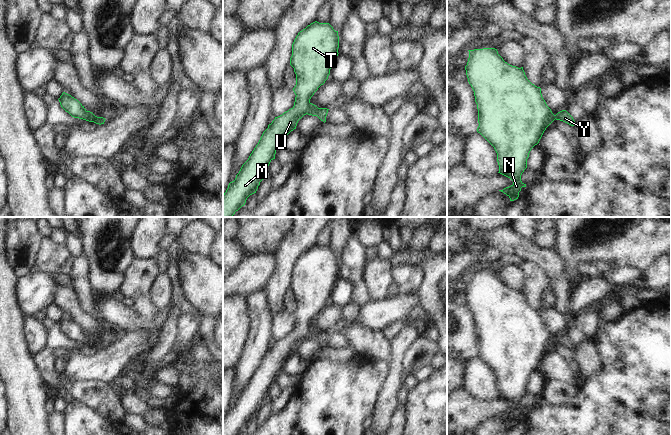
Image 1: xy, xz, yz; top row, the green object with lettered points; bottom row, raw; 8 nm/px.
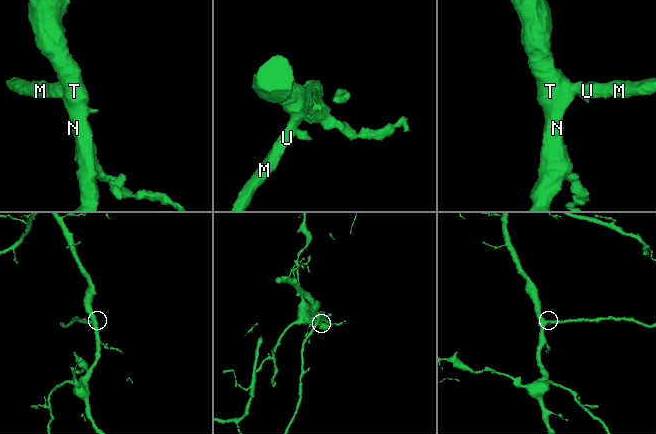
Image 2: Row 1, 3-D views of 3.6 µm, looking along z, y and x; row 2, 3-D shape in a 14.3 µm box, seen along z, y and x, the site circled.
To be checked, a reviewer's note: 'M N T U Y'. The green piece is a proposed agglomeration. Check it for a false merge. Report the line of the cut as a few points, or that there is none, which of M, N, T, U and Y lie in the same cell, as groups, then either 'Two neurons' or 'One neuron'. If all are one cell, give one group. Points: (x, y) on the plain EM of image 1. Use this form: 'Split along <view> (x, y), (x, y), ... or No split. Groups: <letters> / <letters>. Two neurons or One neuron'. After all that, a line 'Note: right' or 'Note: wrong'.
No split. Groups: M N T U Y. One neuron.
Note: right

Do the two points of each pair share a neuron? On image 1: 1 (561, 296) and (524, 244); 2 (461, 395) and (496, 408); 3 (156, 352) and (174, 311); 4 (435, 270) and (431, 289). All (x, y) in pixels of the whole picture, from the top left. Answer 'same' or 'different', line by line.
1: same
2: same
3: same
4: same

